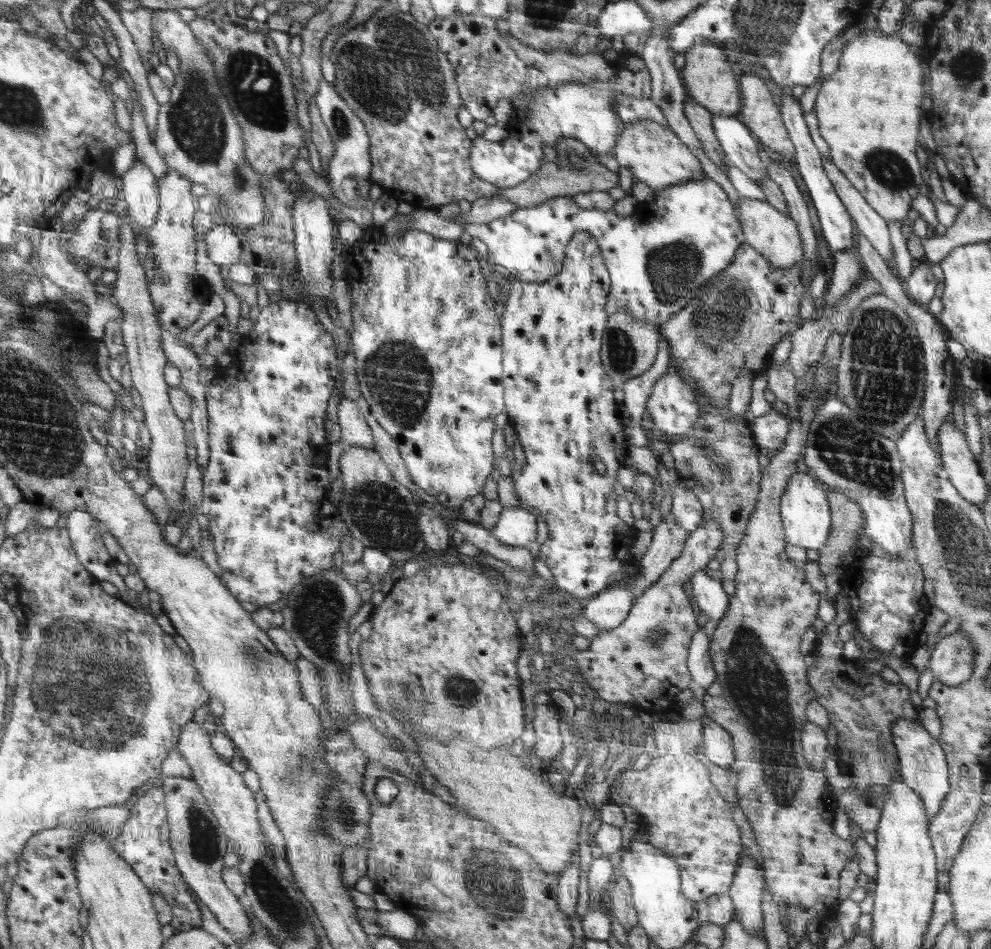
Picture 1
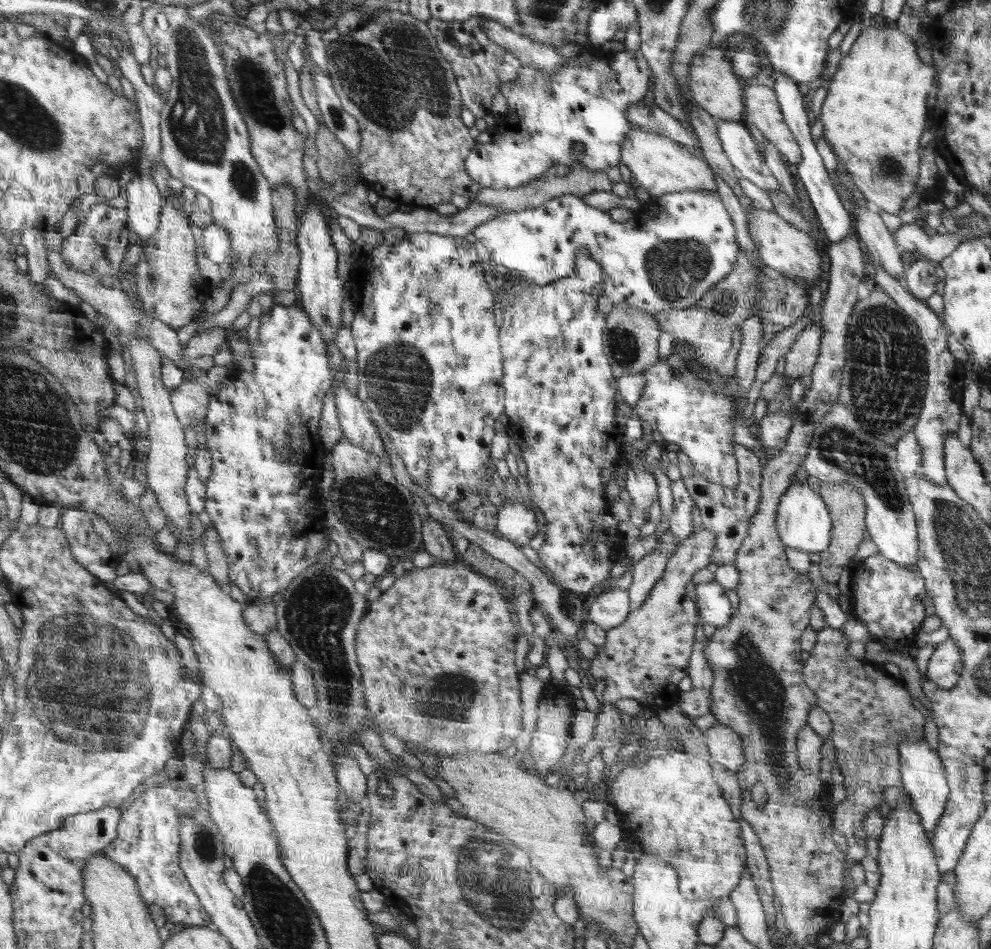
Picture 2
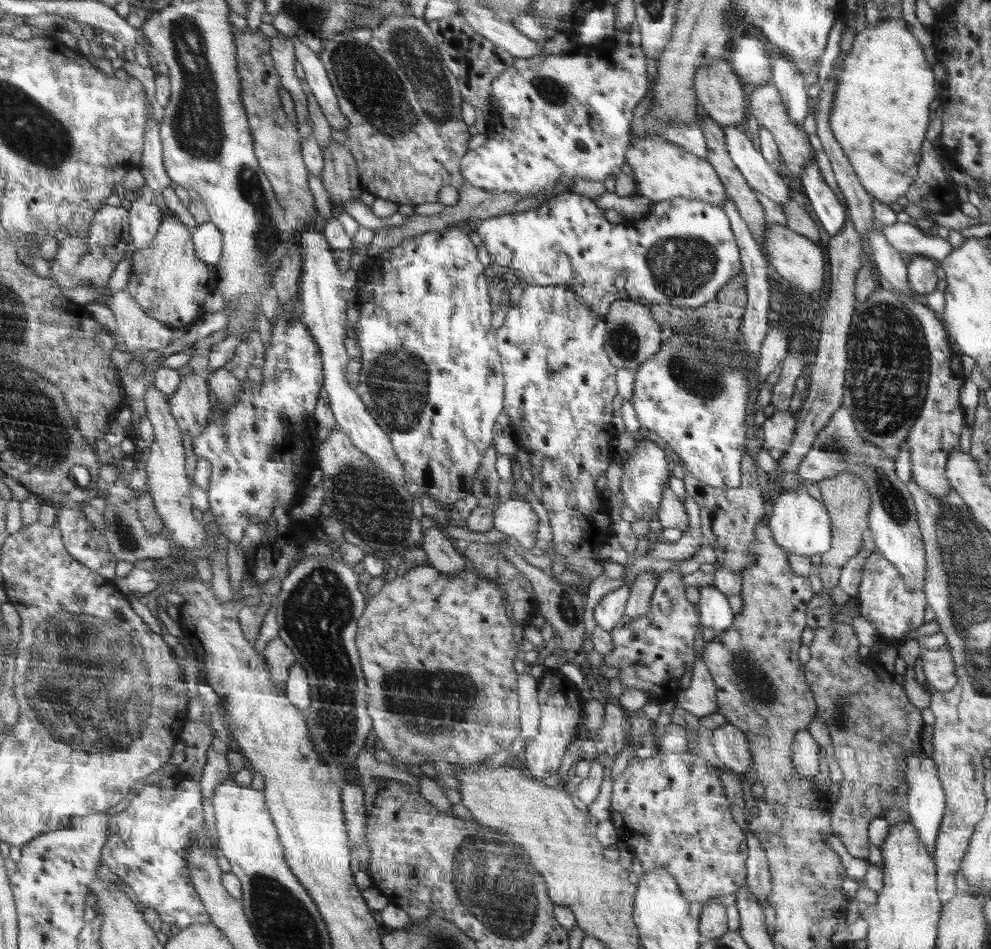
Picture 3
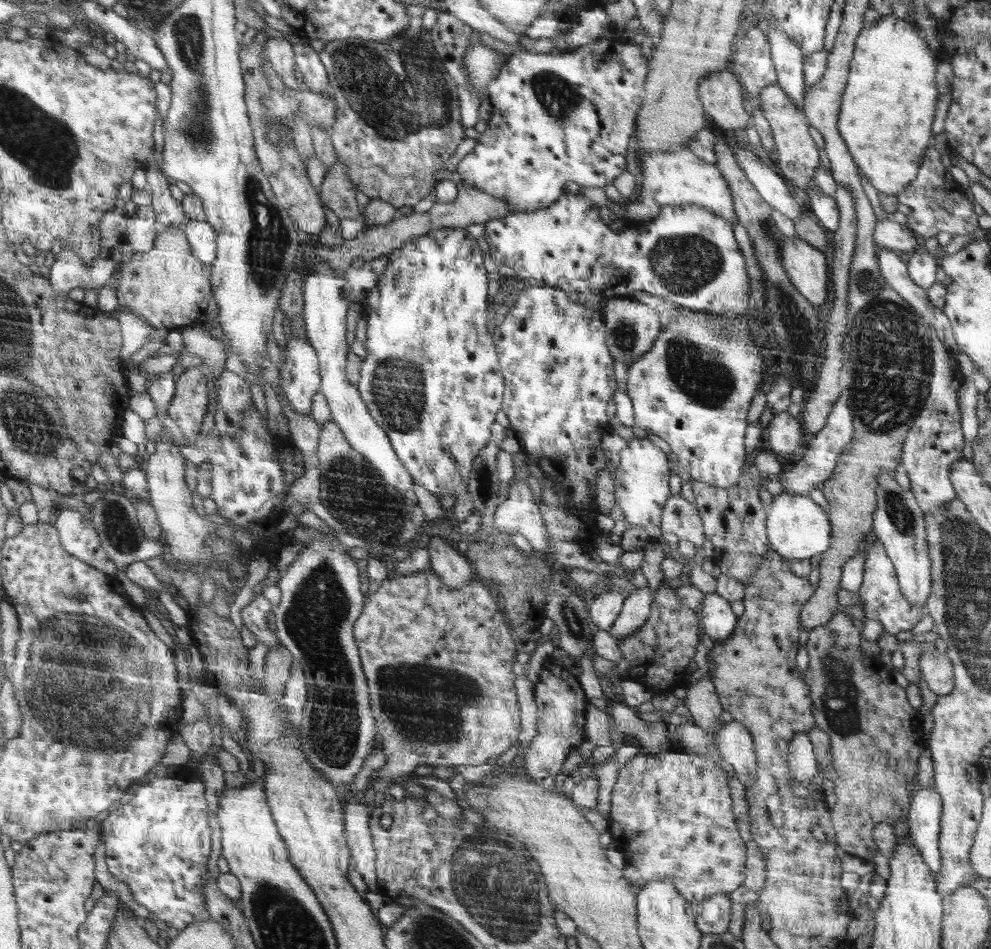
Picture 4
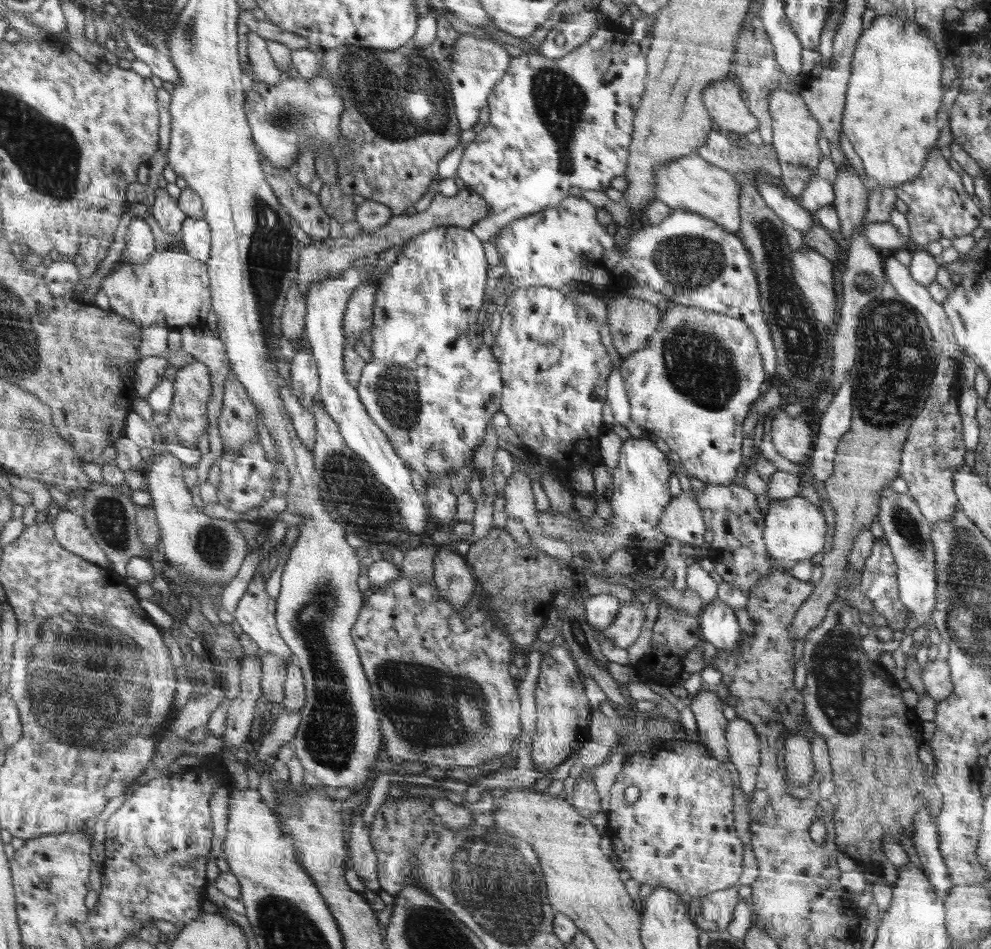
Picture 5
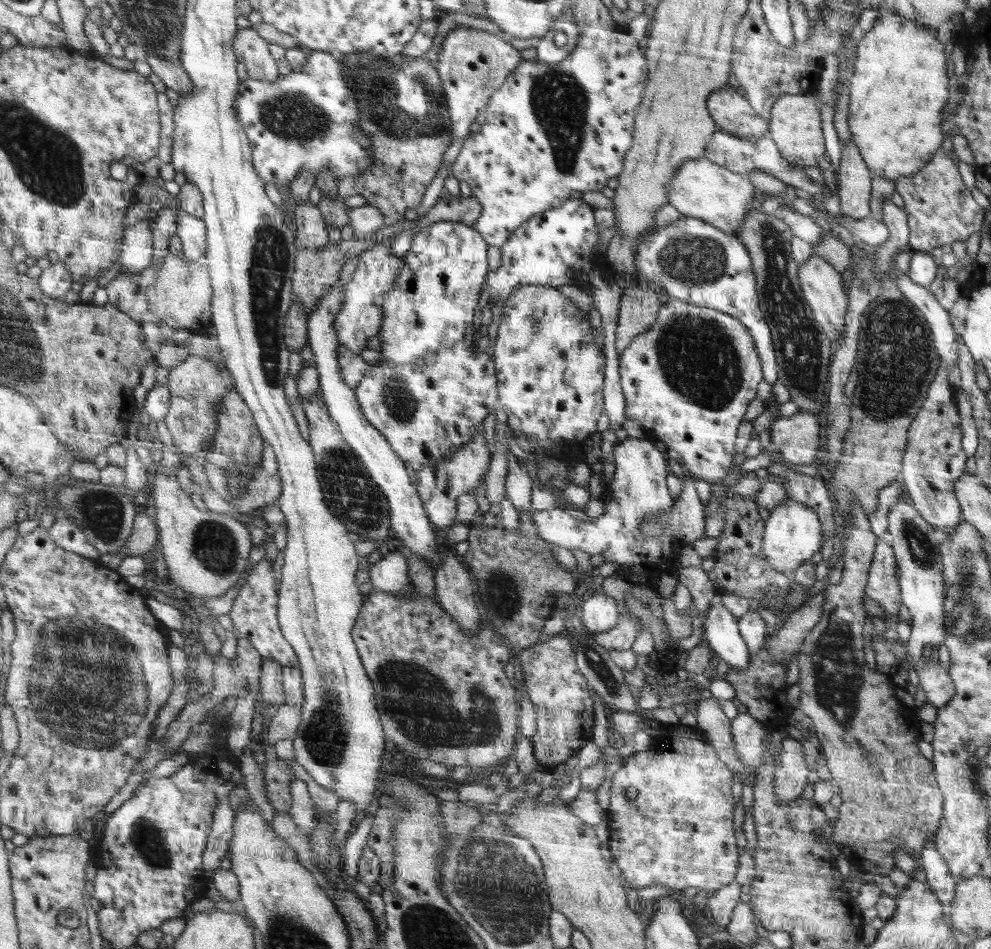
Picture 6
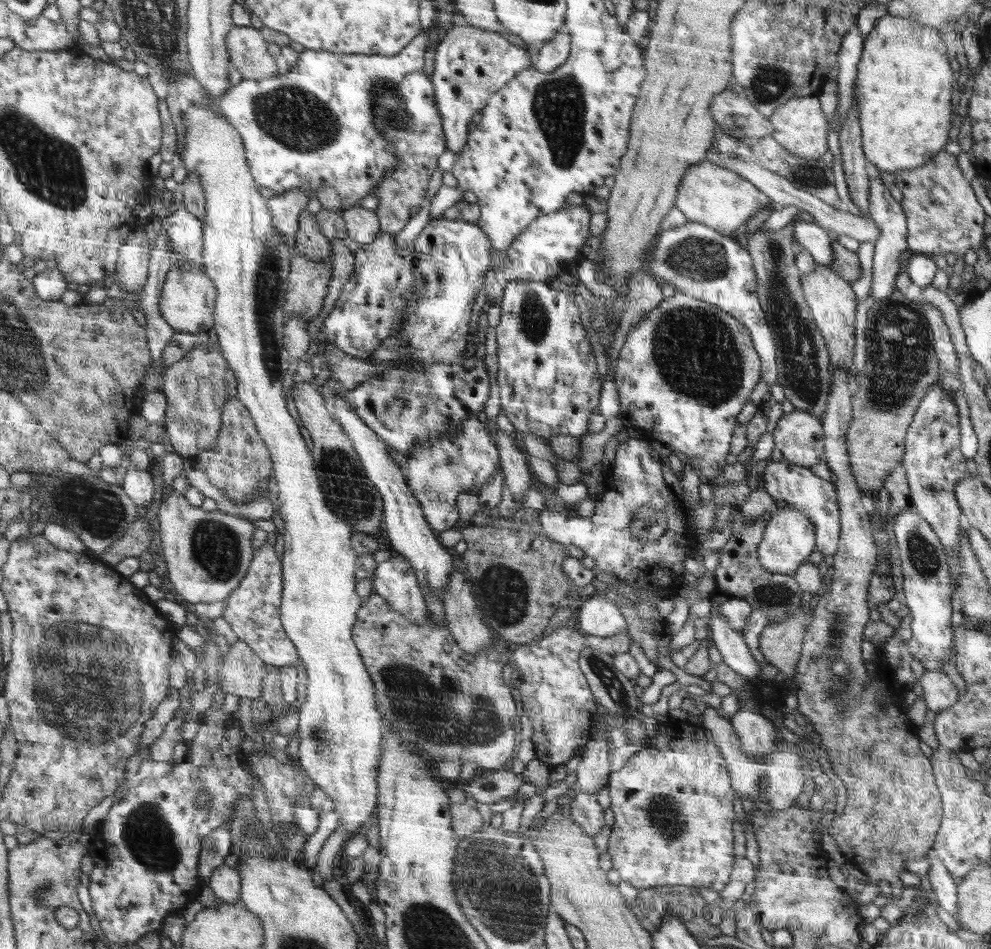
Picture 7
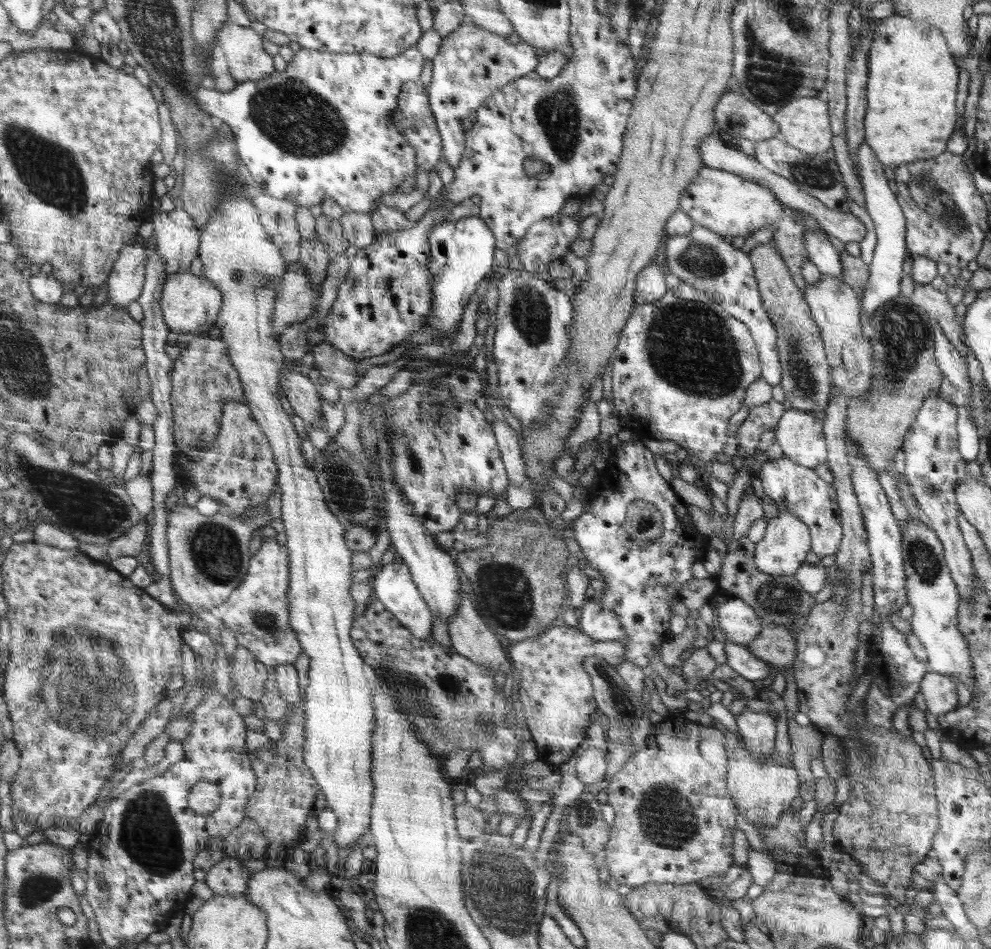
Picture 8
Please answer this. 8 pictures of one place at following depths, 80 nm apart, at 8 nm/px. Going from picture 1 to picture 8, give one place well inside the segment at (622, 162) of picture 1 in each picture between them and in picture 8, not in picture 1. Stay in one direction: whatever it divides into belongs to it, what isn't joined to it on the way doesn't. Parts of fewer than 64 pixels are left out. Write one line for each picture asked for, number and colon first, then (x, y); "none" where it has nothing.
2: (661, 165)
3: (663, 170)
4: (679, 177)
5: (690, 183)
6: (701, 189)
7: (709, 194)
8: (726, 203)

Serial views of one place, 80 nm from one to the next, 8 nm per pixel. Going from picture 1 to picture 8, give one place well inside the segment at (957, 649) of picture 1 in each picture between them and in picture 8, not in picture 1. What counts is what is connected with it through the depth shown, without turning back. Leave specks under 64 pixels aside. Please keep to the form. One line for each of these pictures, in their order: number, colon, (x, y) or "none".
2: (945, 665)
3: (939, 667)
4: (937, 669)
5: (937, 677)
6: (938, 685)
7: (939, 692)
8: (940, 693)

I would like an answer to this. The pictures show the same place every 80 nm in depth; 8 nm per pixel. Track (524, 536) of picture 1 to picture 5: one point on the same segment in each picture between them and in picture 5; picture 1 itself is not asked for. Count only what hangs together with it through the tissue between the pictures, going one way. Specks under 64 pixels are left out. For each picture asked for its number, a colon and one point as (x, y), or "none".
2: (515, 522)
3: (514, 517)
4: (518, 514)
5: (518, 491)

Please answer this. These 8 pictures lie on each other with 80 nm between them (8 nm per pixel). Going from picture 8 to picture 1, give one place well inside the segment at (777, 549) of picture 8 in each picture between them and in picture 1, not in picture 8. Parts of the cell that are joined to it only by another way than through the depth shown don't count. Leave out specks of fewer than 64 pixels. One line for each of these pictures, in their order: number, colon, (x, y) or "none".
1: (805, 514)
2: (803, 522)
3: (800, 525)
4: (797, 528)
5: (794, 530)
6: (793, 532)
7: (788, 539)

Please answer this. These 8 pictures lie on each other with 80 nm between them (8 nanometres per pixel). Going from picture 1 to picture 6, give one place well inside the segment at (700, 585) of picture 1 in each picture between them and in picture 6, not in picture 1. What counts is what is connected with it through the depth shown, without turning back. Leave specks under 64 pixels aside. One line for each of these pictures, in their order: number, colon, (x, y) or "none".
2: (715, 608)
3: (716, 613)
4: (718, 620)
5: (719, 624)
6: (721, 630)

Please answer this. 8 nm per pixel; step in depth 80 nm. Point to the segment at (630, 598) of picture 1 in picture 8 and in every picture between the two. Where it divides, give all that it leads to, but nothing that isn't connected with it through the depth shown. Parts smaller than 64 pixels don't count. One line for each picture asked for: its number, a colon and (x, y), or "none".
2: (608, 610)
3: (609, 611)
4: (604, 609)
5: (600, 610)
6: (600, 614)
7: (599, 616)
8: (596, 620)

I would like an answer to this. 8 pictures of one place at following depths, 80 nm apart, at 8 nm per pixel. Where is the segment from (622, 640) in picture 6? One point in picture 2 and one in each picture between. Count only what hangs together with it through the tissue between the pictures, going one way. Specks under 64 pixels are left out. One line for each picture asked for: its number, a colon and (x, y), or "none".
2: (647, 571)
3: (641, 593)
4: (637, 606)
5: (624, 631)

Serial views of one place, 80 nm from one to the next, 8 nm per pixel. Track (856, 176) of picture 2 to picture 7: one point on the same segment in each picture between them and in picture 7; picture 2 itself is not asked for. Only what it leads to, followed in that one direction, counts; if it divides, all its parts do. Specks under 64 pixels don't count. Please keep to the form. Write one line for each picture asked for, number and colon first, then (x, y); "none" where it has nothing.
3: (879, 115)
4: (887, 107)
5: (894, 93)
6: (899, 86)
7: (903, 86)

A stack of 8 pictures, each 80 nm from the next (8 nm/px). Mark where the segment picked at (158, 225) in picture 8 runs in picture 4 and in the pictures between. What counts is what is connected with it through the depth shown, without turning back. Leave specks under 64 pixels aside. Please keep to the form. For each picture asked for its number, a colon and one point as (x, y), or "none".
4: (201, 234)
5: (196, 233)
6: (192, 231)
7: (186, 230)

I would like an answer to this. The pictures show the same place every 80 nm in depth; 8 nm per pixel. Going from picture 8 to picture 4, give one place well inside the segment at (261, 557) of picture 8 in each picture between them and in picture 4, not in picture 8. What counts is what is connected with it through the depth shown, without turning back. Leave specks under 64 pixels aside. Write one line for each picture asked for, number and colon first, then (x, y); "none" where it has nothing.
4: (254, 615)
5: (256, 611)
6: (254, 612)
7: (253, 611)

